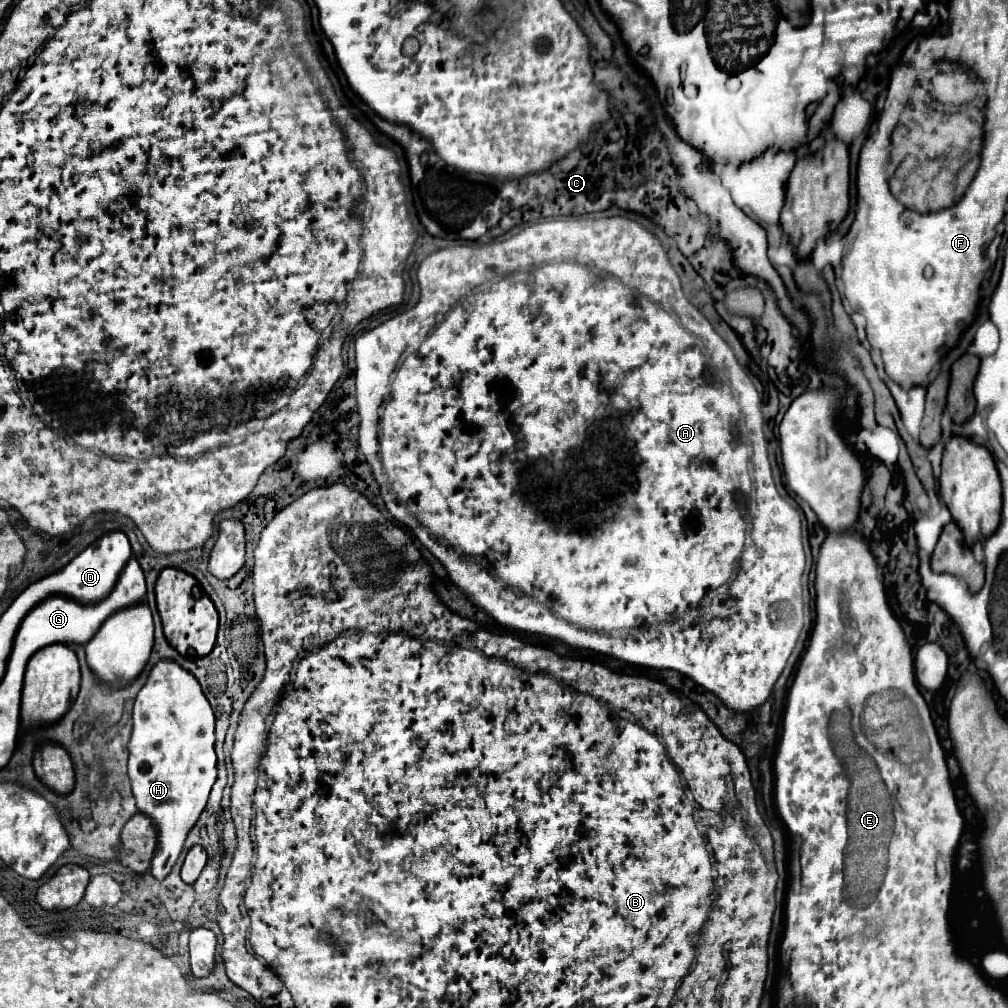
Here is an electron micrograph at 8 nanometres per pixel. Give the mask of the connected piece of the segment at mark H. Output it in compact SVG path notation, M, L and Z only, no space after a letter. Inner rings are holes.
M160 660L150 676L146 686L138 692L136 704L134 704L134 730L128 744L130 760L128 760L128 776L132 782L132 792L136 798L136 806L142 814L150 816L152 824L158 830L158 846L150 864L150 872L156 880L164 880L172 866L176 864L184 840L190 832L190 828L198 822L212 784L216 782L216 752L214 752L214 712L210 708L210 702L206 700L198 680L188 674L184 668L180 668L172 660Z

